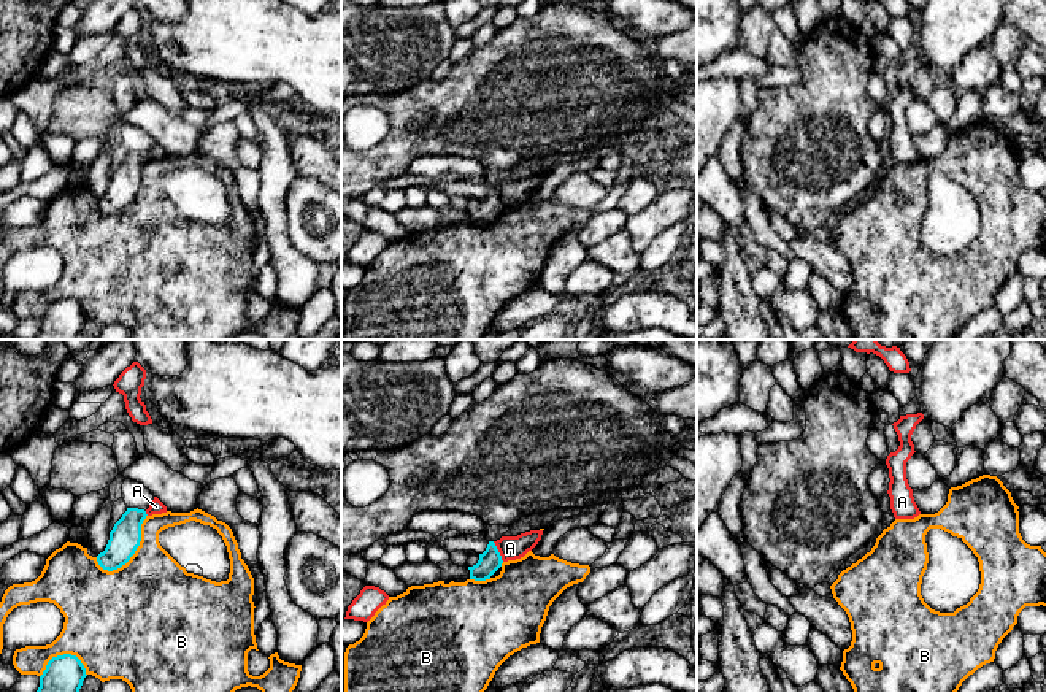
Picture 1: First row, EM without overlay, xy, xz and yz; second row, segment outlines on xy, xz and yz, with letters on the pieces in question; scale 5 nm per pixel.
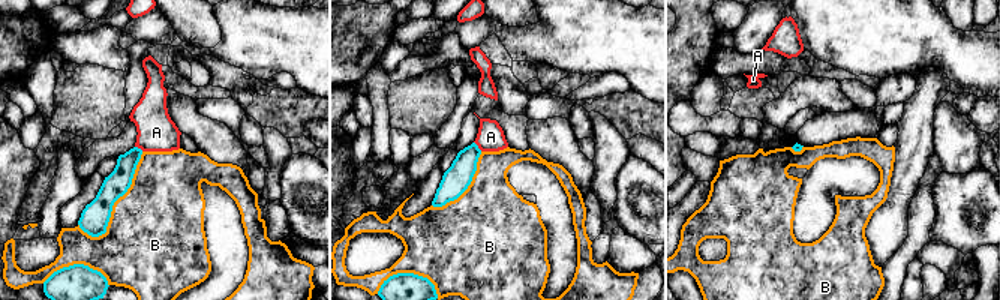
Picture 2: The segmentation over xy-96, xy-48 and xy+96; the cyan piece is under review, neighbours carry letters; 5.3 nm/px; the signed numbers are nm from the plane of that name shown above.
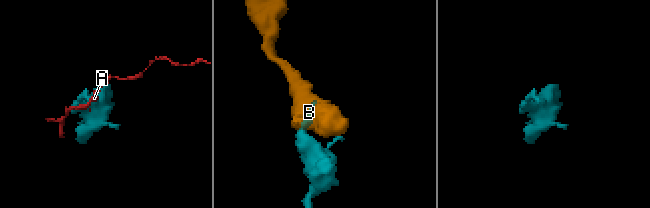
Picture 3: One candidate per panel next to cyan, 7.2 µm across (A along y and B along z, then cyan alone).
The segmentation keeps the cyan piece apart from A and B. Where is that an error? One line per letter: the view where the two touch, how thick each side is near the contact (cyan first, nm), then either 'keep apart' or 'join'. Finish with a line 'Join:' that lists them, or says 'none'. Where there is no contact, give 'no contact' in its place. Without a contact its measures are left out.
A: meets cyan in xz; 110 nm thick on the cyan side, 120 nm on the other; keep apart
B: meets cyan in xy; 160 nm thick on the cyan side, 420 nm on the other; keep apart
Join: none

